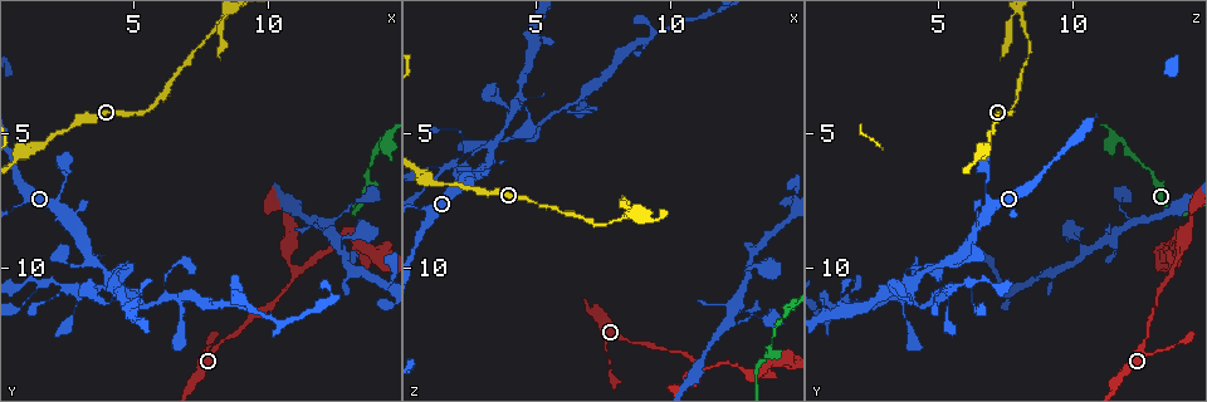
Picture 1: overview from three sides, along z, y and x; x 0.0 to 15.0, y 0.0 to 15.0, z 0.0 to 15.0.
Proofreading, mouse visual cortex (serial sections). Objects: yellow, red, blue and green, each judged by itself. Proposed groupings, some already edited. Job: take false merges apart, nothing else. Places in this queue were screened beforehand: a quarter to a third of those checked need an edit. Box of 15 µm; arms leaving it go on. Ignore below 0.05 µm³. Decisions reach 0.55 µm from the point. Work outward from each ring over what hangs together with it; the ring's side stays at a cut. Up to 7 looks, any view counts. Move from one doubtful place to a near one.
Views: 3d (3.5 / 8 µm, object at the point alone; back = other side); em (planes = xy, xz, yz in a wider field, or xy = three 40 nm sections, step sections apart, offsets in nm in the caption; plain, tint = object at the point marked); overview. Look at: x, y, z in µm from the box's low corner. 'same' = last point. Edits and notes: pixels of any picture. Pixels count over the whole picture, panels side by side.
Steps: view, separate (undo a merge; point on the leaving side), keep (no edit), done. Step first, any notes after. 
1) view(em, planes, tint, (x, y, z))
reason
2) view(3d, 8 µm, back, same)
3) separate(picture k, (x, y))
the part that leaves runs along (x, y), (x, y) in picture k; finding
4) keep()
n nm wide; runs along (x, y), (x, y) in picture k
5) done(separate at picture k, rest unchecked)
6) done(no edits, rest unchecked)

view(3d, 3.5 µm, (4.2, 10.6, 3.9))
looks like a crossing

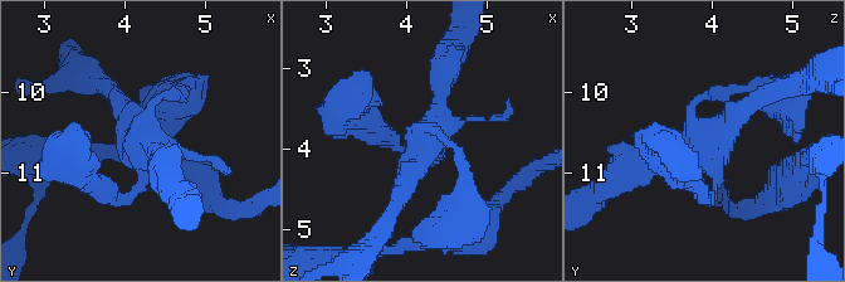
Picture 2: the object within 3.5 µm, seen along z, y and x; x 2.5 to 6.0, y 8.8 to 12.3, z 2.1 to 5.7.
view(em, xy, step 2, tint, (4.30, 10.55, 3.90))
need the tissue

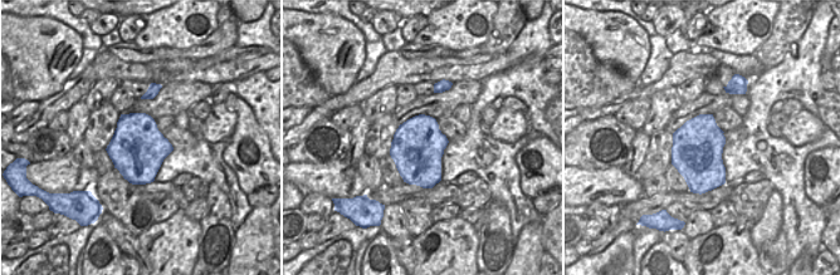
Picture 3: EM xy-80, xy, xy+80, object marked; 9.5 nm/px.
keep()
500 nm wide; runs along (395, 202), (426, 127), (460, 166) in picture 2; one cell here

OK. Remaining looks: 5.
view(3d, 3.5 µm, back, (3.0, 10.7, 5.3))
four or more arms meet

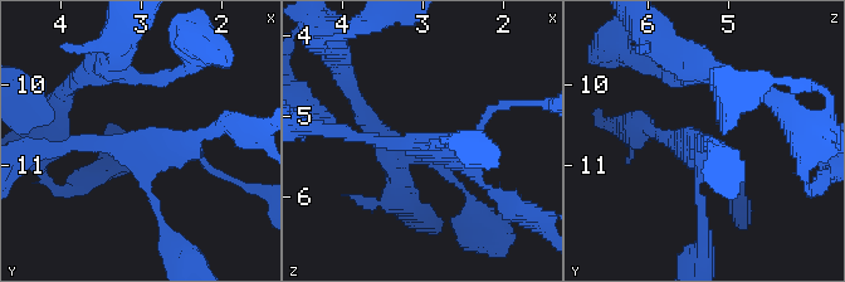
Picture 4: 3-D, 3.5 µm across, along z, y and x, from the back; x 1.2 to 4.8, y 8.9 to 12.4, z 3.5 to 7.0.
view(em, xy, step 2, tint, (3.00, 10.85, 5.30))
now the EM

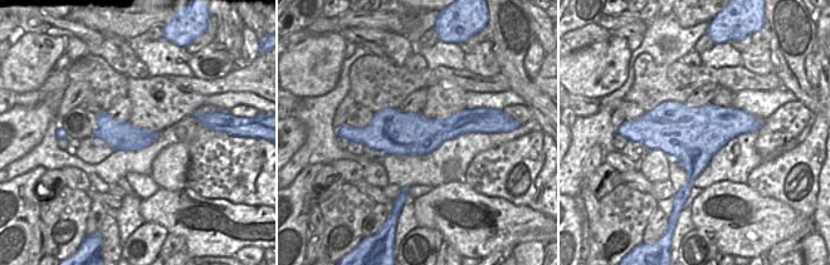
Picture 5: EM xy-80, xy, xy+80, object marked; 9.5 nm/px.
keep()
arms of 150, 150, 200, 200 nm; runs along (337, 131), (445, 147), (484, 185) in picture 4; continuous, no second cell

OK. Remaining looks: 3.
view(3d, 3.5 µm, (9.4, 11.6, 1.2))
two arms in line, one across

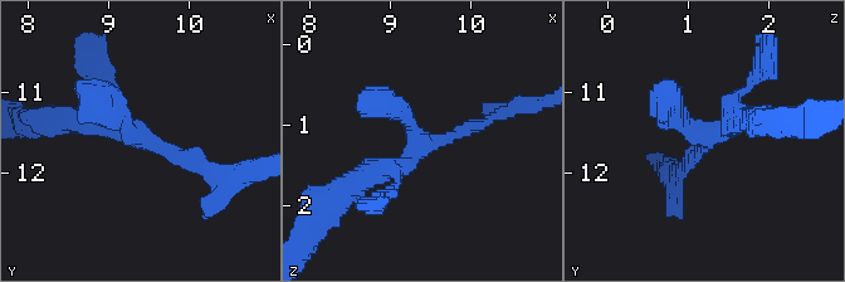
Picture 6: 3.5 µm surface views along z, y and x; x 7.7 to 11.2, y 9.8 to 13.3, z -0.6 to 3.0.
view(em, xy, step 3, tint, (9.40, 11.50, 1.25))
3 arms; arms of 200, 300, 350 nm; now the EM

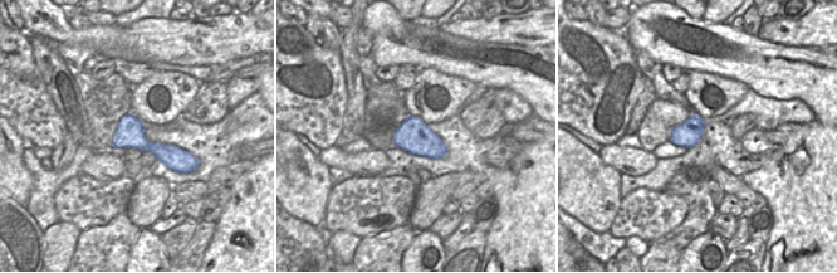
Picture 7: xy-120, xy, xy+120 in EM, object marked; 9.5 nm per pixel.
keep()
runs along (351, 188), (425, 142), (491, 120) in picture 6; continuous, no second cell

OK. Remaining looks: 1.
done(no edits, rest unchecked)

